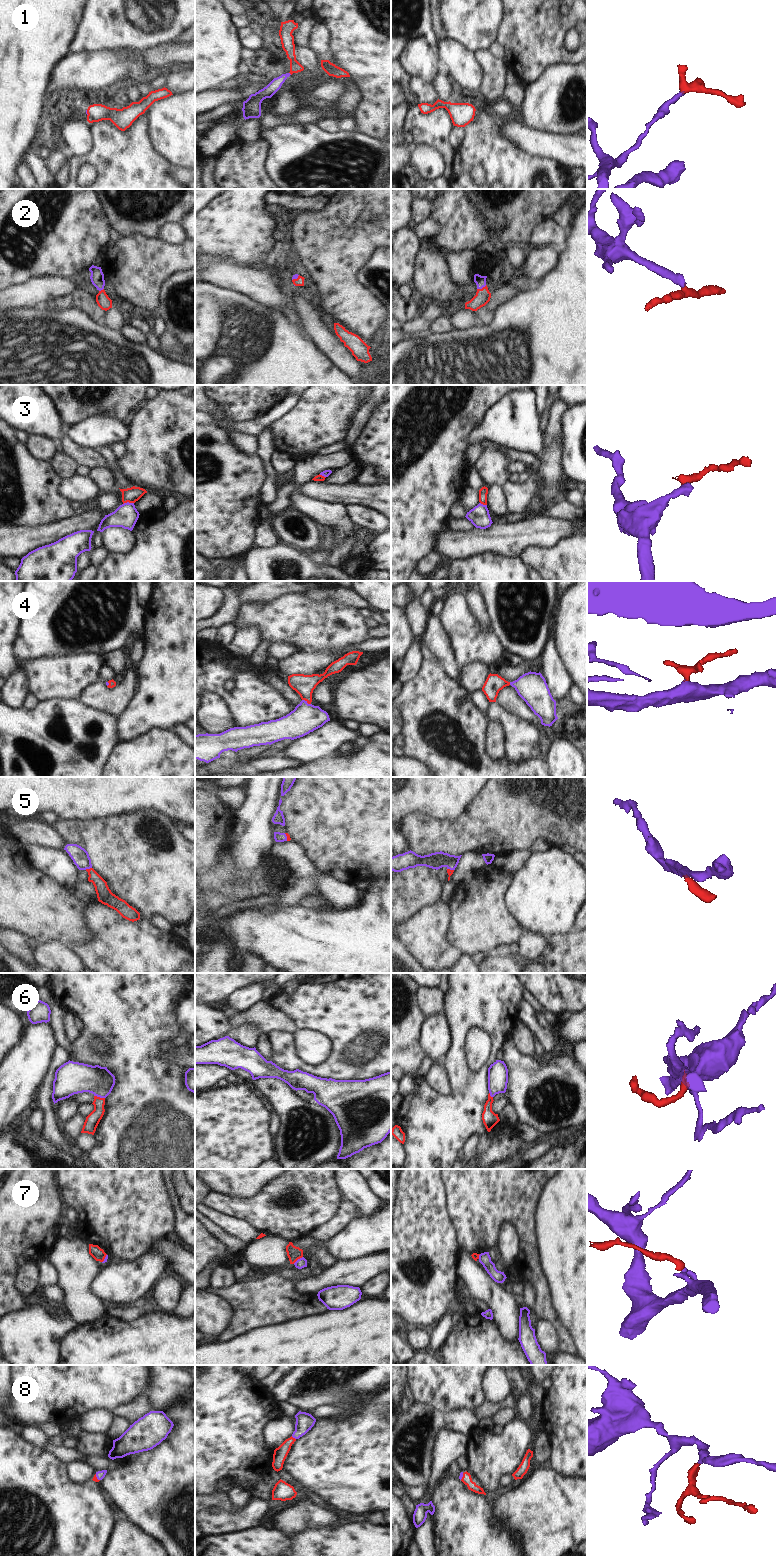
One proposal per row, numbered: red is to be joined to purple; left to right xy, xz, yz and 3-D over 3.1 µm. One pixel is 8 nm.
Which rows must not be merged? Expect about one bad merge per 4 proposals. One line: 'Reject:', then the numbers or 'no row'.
Reject: 3, 7

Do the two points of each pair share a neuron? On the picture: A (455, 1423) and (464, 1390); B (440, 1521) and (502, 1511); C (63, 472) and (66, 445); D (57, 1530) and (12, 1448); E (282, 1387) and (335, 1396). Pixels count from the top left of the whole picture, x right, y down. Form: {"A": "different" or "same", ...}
{"A": "different", "B": "different", "C": "different", "D": "same", "E": "same"}

